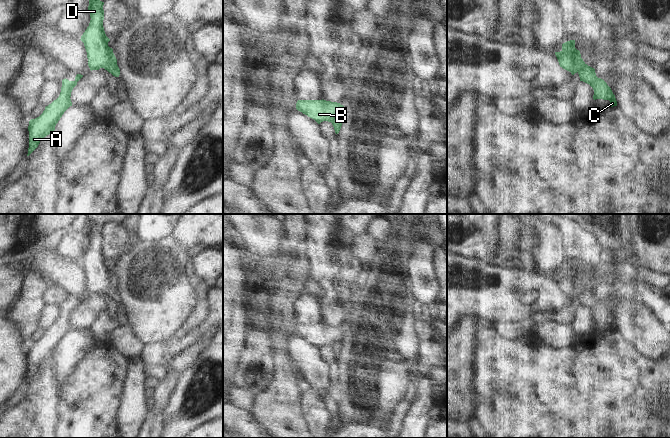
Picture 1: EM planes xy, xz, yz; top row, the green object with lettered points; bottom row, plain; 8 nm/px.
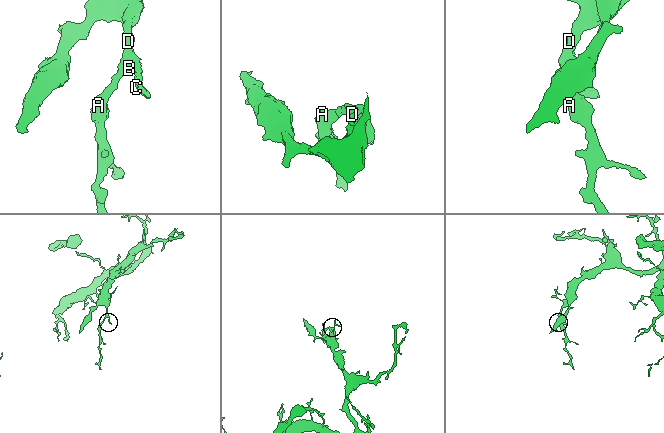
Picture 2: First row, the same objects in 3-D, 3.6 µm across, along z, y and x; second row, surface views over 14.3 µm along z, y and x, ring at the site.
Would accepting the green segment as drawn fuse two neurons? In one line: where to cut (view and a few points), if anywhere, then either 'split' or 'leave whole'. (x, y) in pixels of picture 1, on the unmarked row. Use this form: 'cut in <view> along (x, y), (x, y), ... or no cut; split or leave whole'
cut in yz along (580, 280), (576, 284), (577, 295); split

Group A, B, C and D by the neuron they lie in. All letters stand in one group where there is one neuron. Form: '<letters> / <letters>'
A B D / C

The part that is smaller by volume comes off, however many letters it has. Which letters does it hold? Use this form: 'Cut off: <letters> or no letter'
Cut off: C

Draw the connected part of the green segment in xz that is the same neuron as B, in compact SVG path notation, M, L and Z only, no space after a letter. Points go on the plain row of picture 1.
M298 324L296 333L318 348L323 345L331 346L333 343L341 343L344 338L344 330L337 326L326 324Z

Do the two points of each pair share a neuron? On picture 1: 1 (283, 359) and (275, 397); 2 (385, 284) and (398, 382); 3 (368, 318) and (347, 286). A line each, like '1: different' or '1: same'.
1: same
2: same
3: different

